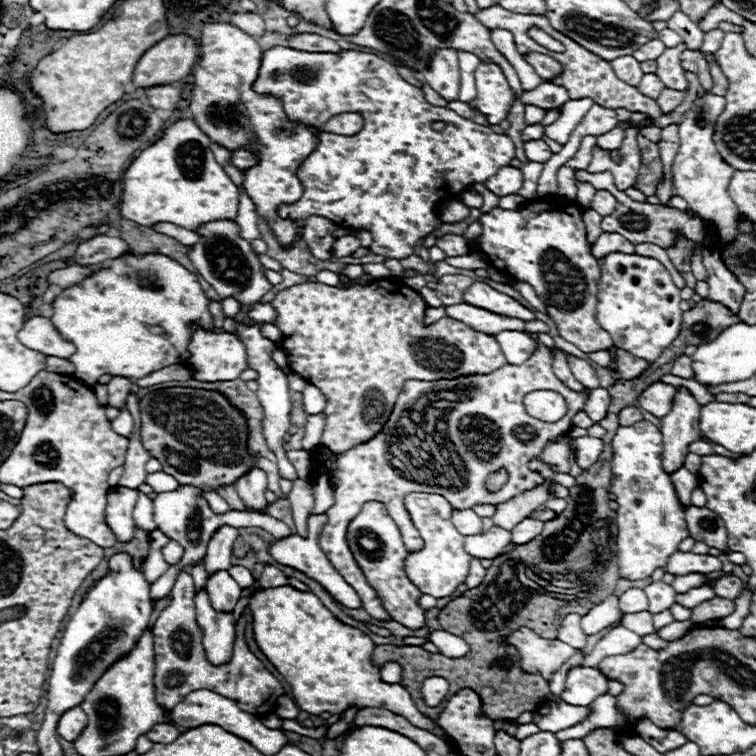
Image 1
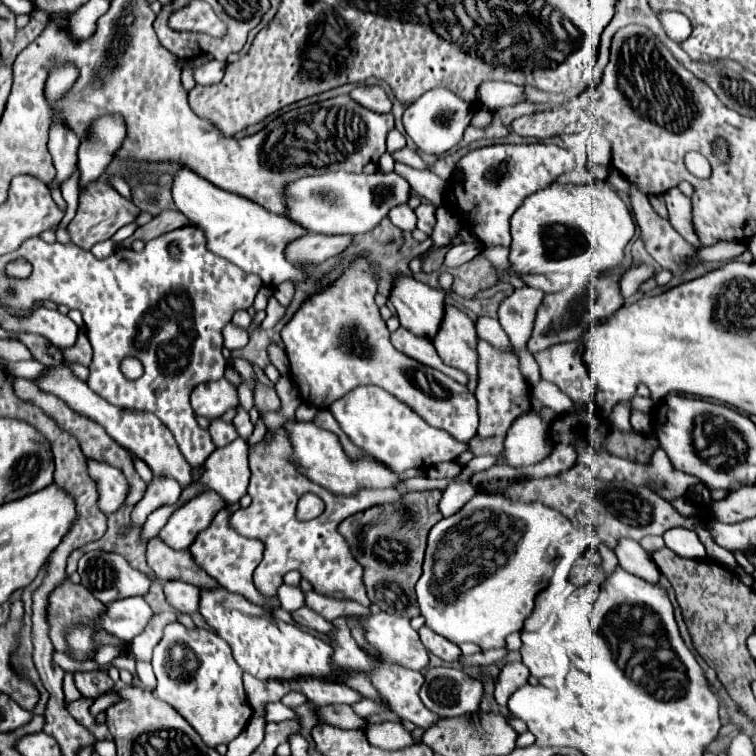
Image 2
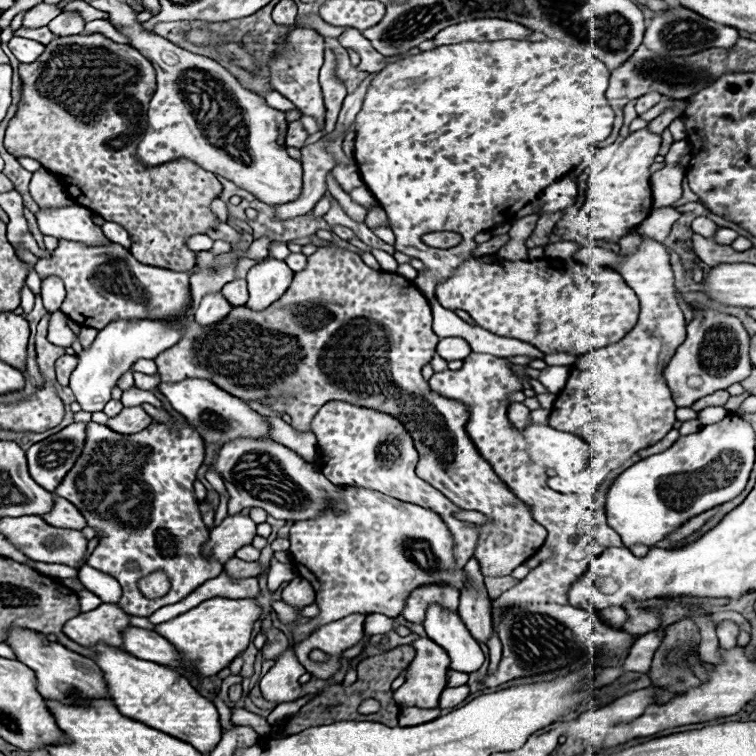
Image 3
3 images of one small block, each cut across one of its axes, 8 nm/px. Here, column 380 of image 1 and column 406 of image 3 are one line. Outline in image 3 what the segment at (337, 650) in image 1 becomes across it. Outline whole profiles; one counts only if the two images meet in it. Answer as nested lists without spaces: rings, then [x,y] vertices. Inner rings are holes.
[[[418,638],[412,646],[416,648],[416,658],[408,666],[408,680],[396,690],[396,702],[400,708],[438,708],[440,694],[446,688],[450,658],[430,638]]]

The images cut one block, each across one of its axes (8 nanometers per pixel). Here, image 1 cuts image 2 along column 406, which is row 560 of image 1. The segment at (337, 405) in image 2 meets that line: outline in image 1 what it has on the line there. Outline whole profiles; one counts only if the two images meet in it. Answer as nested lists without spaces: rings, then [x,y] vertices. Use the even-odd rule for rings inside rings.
[[[412,492],[404,498],[404,504],[408,508],[408,514],[420,532],[424,540],[424,548],[420,552],[406,556],[406,576],[420,588],[420,592],[430,594],[434,598],[452,596],[460,584],[466,582],[470,558],[464,552],[464,536],[458,534],[458,530],[452,526],[452,506],[438,494],[424,494],[424,492]]]

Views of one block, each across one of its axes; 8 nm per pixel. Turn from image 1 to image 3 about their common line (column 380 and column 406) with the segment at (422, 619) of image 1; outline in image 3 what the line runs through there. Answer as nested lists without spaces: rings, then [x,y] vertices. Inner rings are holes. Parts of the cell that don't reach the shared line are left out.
[[[342,488],[342,494],[348,506],[346,514],[336,516],[330,510],[316,520],[294,522],[294,526],[290,528],[290,552],[294,558],[294,566],[302,578],[314,584],[320,604],[320,614],[316,618],[312,618],[308,624],[294,626],[294,642],[306,638],[310,632],[314,632],[314,628],[346,618],[350,614],[378,612],[396,618],[402,614],[410,592],[426,584],[450,584],[458,590],[464,590],[468,586],[464,568],[456,566],[456,556],[452,552],[454,538],[436,512],[364,488]]]

